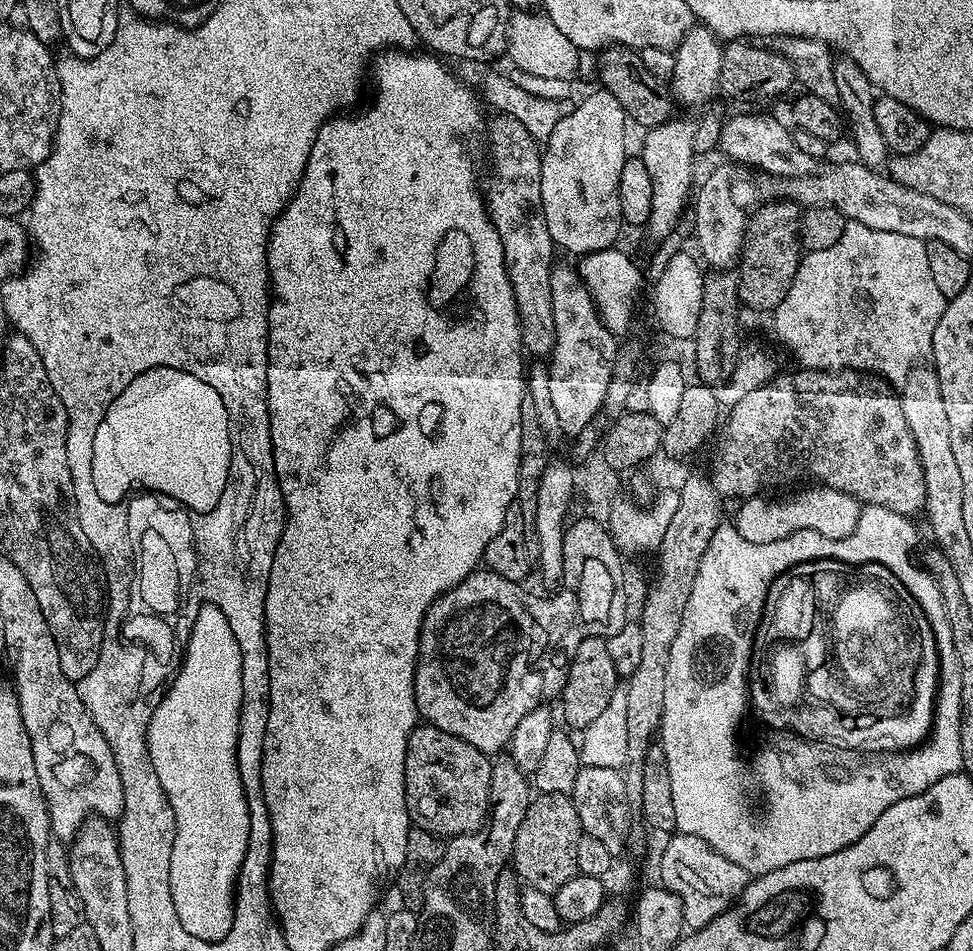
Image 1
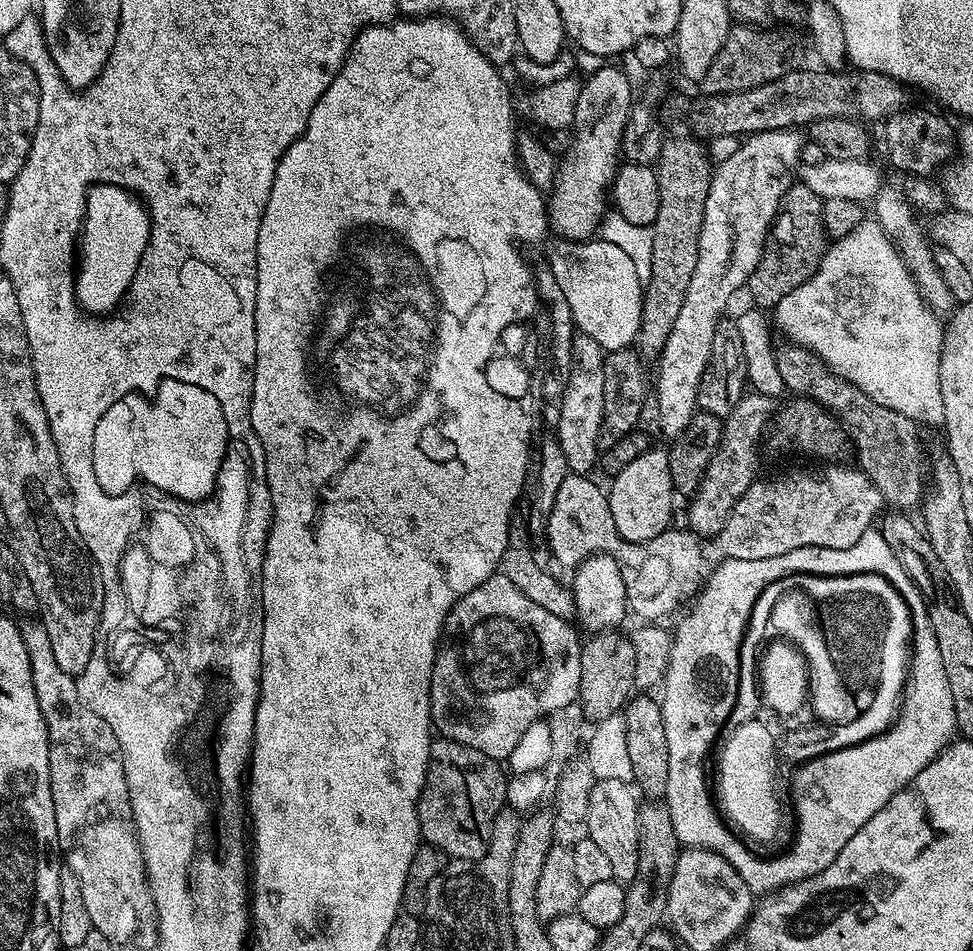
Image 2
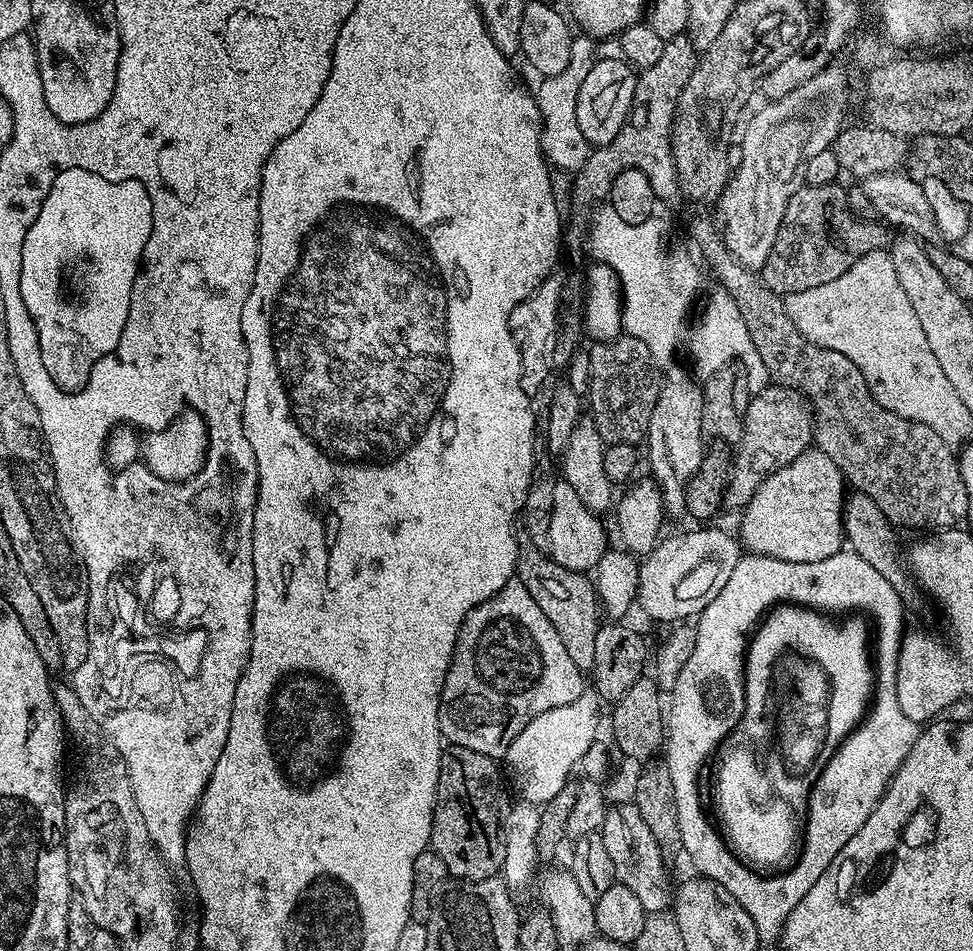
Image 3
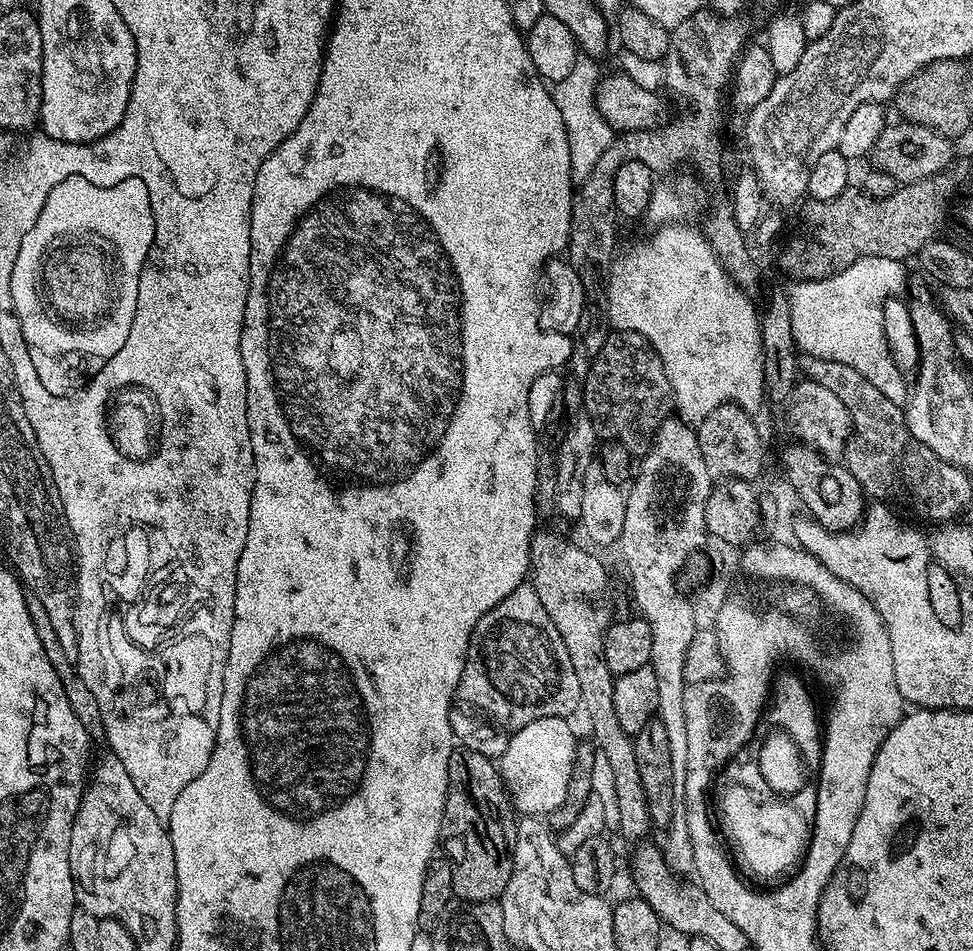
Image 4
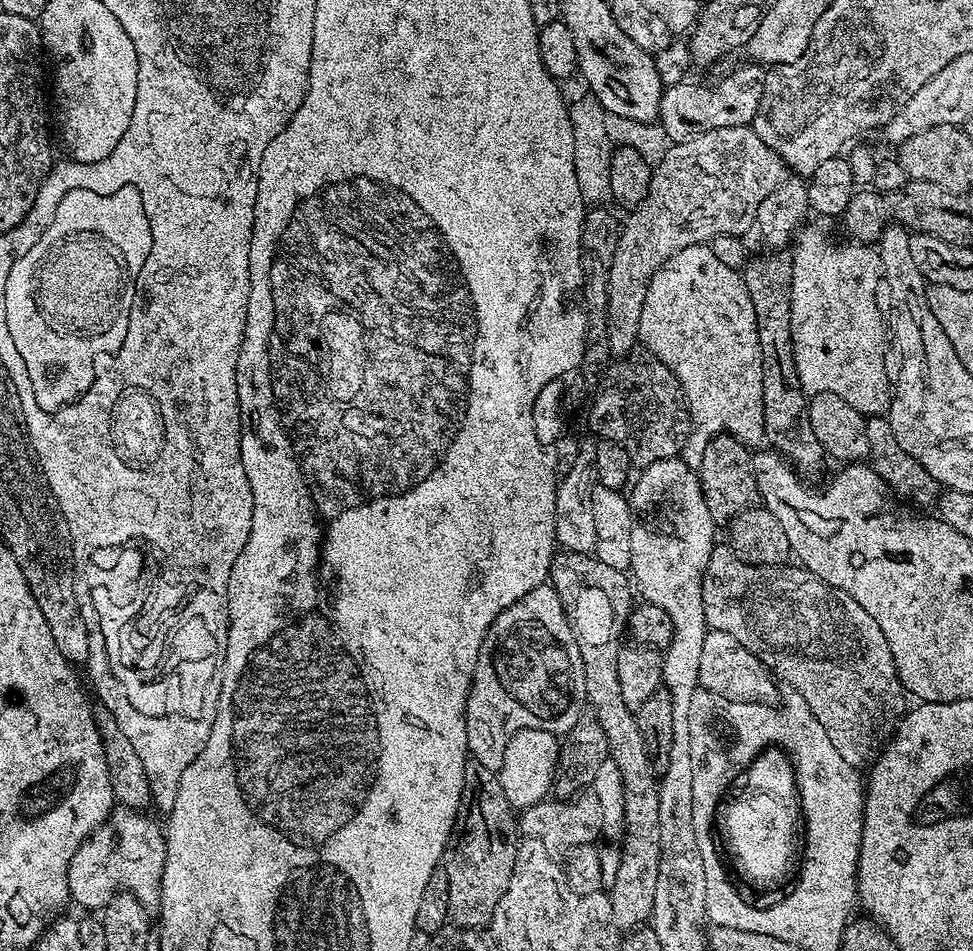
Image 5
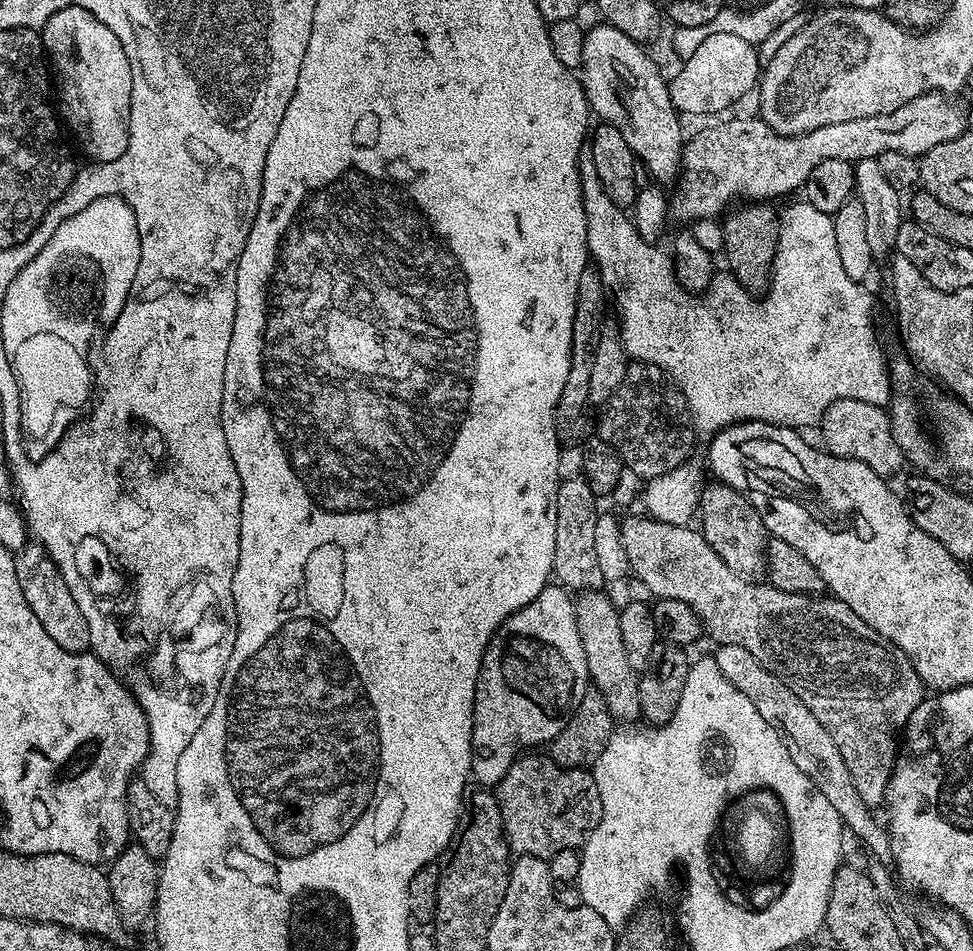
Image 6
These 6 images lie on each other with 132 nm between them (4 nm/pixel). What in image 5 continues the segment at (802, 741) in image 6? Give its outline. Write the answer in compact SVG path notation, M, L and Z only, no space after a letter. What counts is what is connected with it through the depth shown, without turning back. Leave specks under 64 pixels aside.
M710 630L702 638L702 655L698 662L698 678L700 679L700 688L703 691L714 694L723 700L766 704L769 706L777 703L775 701L777 681L774 679L773 673L765 668L762 661L753 652L746 650L746 646L742 646L742 642L738 638L726 634L726 630Z

